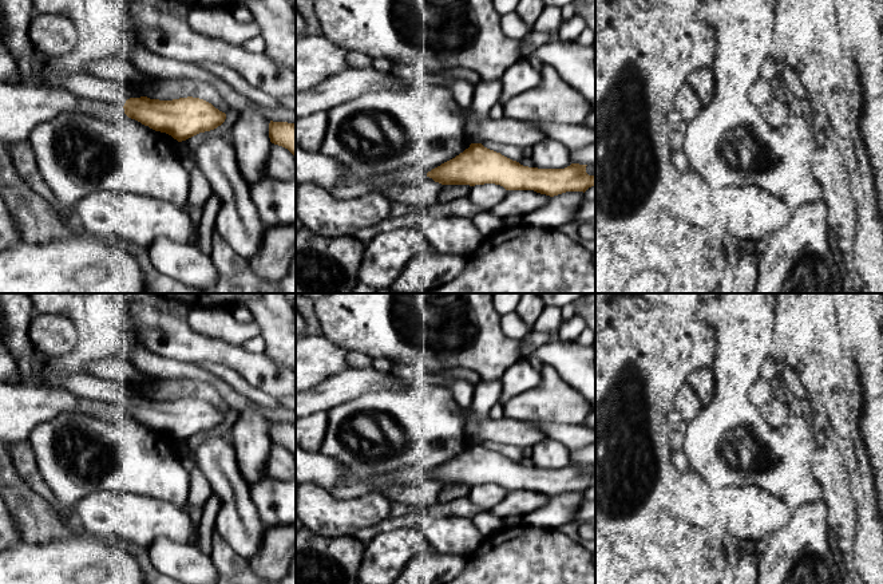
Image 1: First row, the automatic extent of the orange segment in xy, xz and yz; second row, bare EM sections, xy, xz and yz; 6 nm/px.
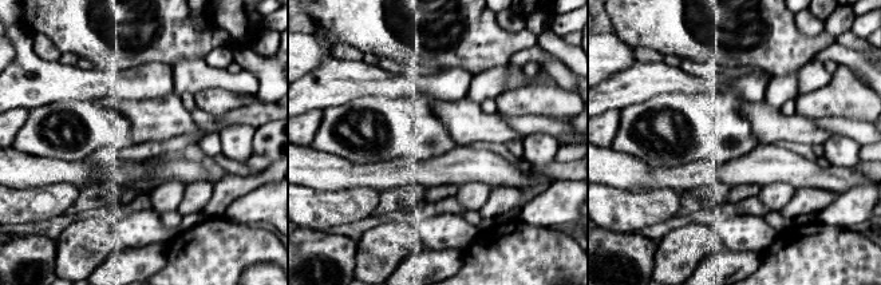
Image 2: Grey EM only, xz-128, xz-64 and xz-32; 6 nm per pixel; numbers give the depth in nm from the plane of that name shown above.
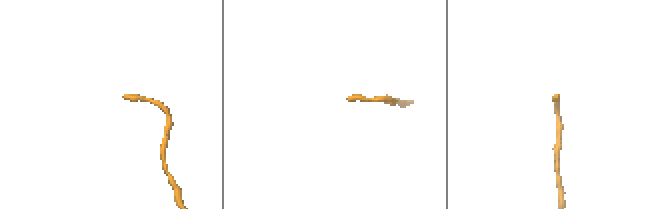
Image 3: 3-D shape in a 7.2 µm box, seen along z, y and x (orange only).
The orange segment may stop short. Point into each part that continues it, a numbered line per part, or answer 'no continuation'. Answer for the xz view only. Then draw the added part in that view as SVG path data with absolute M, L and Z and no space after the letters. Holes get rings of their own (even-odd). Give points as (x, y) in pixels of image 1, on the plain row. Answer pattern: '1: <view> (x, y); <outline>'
1: xz (411, 474); M413 465L403 469L397 469L389 474L381 474L371 478L371 482L379 488L387 488L392 485L415 484L427 477L427 470L421 466Z

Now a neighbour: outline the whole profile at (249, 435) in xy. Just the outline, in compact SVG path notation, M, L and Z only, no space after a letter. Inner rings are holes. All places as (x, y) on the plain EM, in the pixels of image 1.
M245 410L238 414L231 429L231 443L234 446L239 471L249 485L264 478L269 447L269 423L261 413Z

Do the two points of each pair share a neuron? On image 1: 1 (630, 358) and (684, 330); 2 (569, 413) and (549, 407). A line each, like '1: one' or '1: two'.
1: one
2: one

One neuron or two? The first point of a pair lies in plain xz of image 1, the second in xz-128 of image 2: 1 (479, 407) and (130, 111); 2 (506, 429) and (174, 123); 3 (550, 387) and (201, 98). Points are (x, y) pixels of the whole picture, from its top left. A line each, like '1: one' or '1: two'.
1: two
2: one
3: one

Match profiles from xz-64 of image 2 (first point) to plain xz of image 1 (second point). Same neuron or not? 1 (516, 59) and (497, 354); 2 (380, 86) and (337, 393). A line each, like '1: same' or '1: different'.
1: different
2: same

